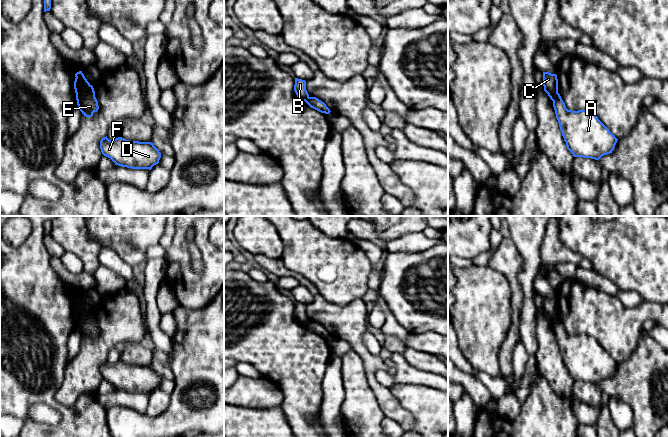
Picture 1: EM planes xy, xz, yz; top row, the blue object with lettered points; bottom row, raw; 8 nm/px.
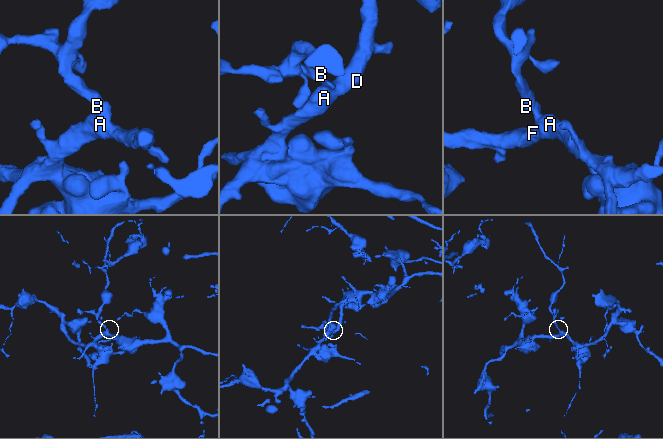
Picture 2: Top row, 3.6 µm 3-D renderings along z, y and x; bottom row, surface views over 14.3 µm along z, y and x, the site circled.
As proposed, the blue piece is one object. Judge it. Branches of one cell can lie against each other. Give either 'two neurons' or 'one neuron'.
two neurons

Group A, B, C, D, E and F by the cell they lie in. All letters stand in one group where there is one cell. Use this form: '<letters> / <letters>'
A D E F / B C

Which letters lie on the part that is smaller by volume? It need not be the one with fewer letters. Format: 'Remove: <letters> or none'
Remove: B, C

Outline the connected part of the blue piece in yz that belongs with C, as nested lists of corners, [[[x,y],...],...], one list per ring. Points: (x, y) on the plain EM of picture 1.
[[[543,296],[544,315],[548,318],[551,324],[558,317],[558,303],[556,298]]]

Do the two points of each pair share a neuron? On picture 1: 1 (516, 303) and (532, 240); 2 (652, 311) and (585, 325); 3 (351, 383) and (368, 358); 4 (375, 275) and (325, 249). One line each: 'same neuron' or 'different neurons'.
1: different neurons
2: same neuron
3: different neurons
4: different neurons

